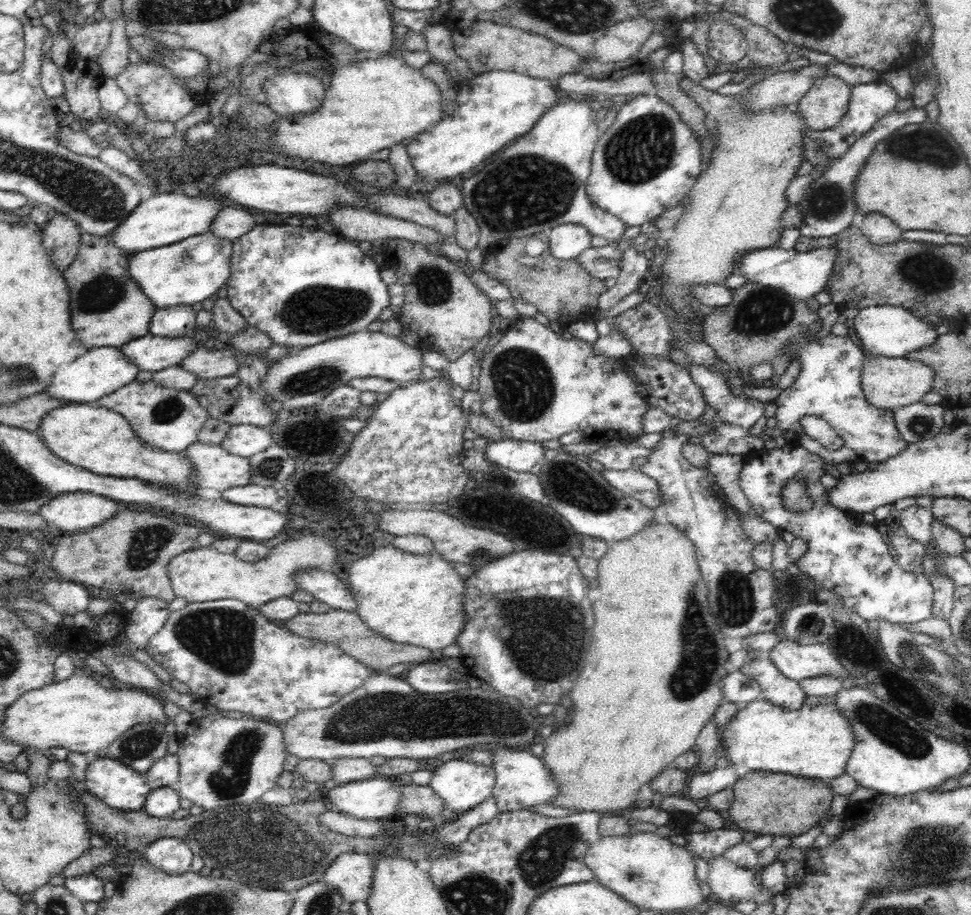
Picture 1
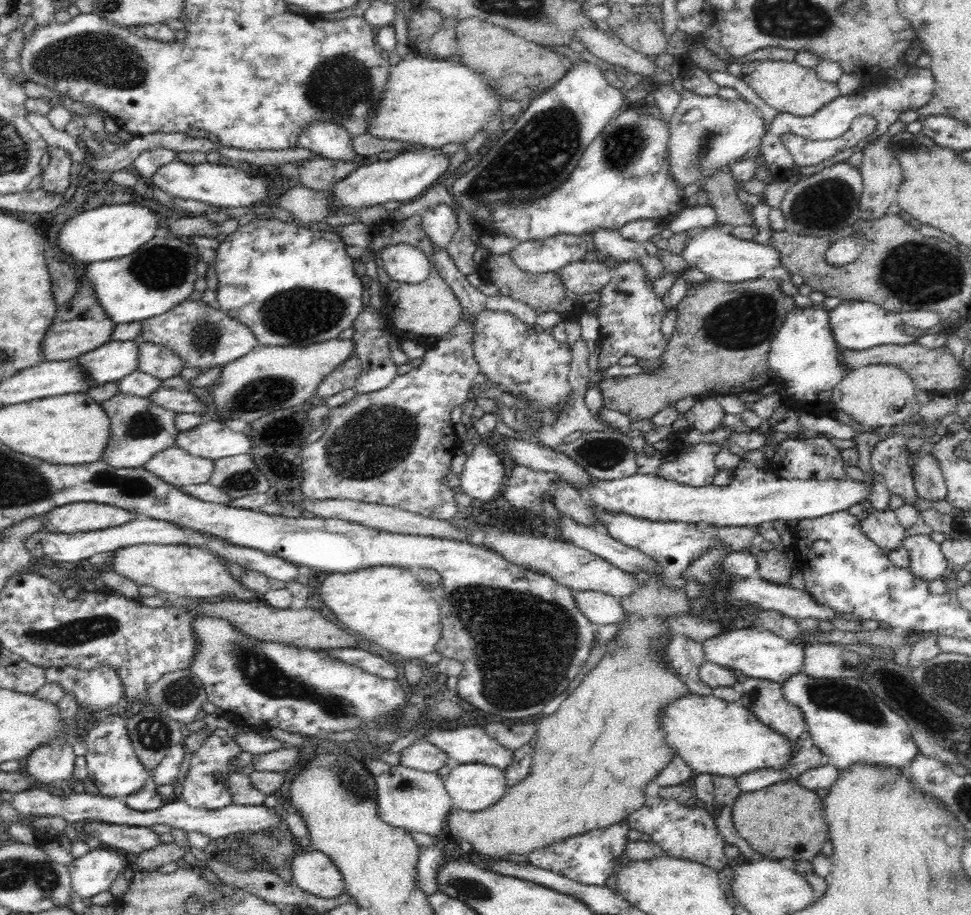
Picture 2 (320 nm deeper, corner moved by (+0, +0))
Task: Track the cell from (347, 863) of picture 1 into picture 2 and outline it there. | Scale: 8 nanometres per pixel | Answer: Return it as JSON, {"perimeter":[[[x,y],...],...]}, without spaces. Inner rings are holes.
{"perimeter":[[[304,849],[291,862],[293,884],[310,894],[332,898],[345,891],[345,882],[338,867],[326,854]]]}

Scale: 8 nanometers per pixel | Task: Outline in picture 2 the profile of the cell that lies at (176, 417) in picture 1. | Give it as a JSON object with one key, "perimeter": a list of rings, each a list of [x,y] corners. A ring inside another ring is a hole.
{"perimeter":[[[117,392],[112,398],[102,401],[111,422],[111,433],[108,446],[101,460],[114,468],[143,467],[152,456],[176,447],[176,435],[179,430],[175,425],[176,412],[154,404],[148,397],[132,396]]]}

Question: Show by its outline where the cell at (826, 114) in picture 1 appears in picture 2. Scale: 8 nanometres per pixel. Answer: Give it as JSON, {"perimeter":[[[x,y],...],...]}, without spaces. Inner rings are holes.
{"perimeter":[[[752,61],[742,68],[740,77],[767,105],[798,117],[812,116],[841,96],[836,82],[822,80],[814,67],[803,67],[795,61]]]}

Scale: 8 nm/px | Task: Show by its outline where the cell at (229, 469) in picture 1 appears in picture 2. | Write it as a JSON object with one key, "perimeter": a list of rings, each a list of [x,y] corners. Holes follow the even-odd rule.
{"perimeter":[[[177,447],[168,448],[143,466],[154,477],[174,487],[205,484],[214,472],[214,461],[208,458],[194,457]]]}

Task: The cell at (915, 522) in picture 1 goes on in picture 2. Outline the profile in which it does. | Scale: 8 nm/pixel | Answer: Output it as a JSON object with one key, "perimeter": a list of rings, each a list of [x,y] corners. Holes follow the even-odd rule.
{"perimeter":[[[911,535],[902,541],[908,551],[910,564],[907,568],[914,576],[930,583],[938,578],[942,579],[949,562],[941,551],[941,546],[932,541],[928,535]]]}

